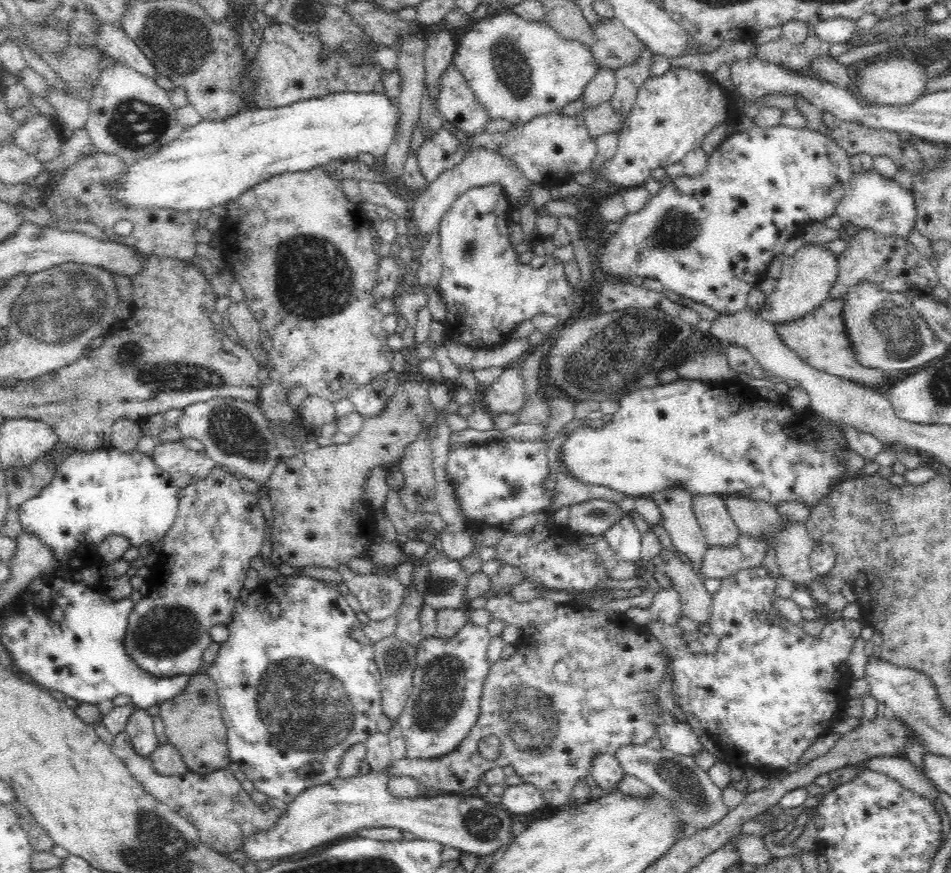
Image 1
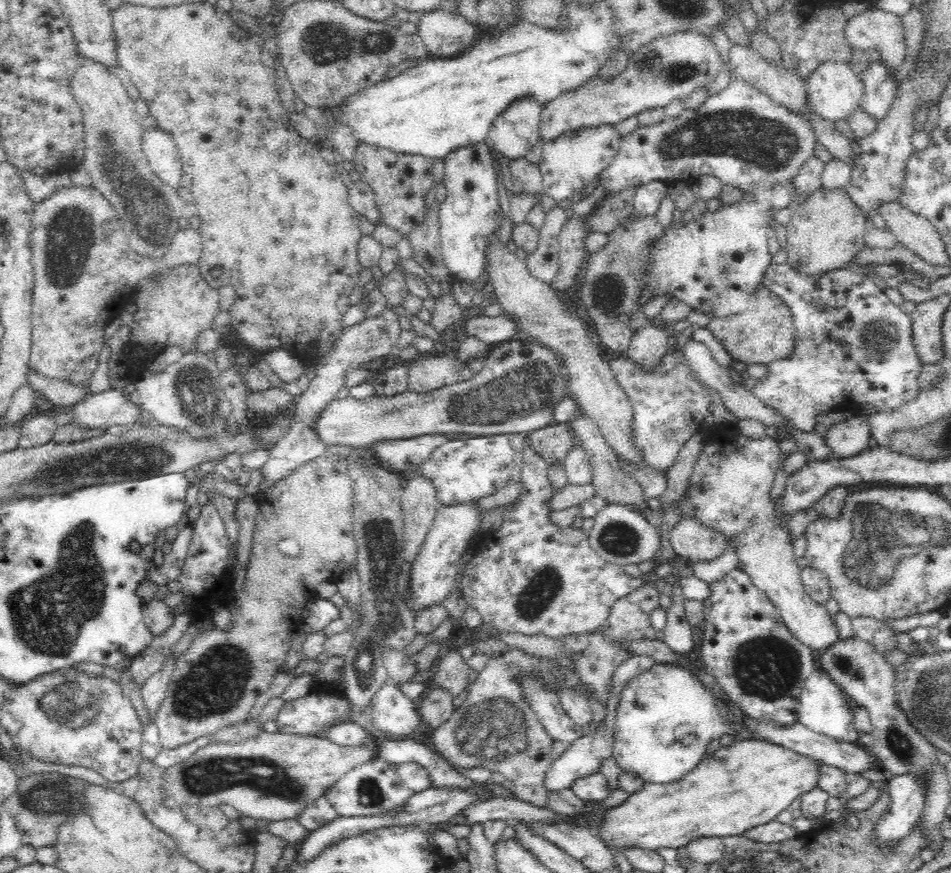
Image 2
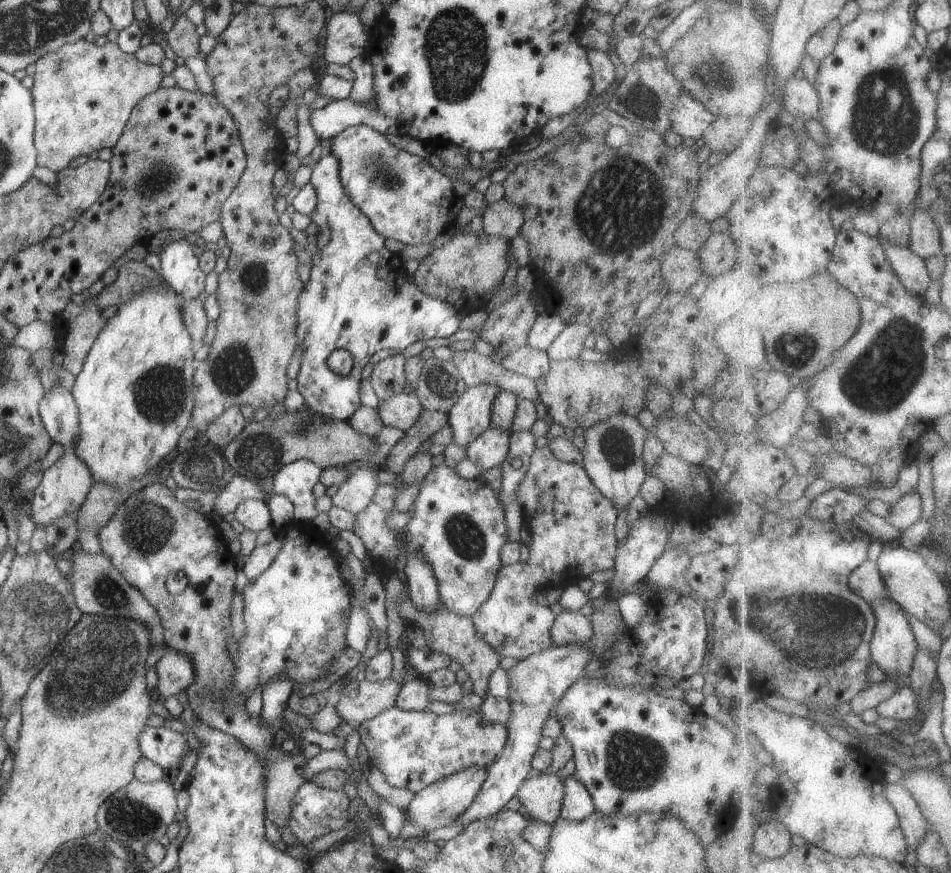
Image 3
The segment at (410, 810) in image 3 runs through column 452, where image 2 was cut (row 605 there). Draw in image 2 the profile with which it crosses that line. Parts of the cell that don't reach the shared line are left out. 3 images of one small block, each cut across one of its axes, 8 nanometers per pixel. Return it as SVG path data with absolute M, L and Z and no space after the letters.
M732 419L715 424L713 427L703 424L700 431L703 435L703 449L694 463L688 488L683 494L679 506L681 515L683 517L695 516L708 528L715 528L720 534L723 534L726 541L730 536L732 536L732 540L736 538L735 547L739 563L735 568L750 575L754 587L770 598L772 605L778 609L781 620L799 642L810 646L817 654L824 652L826 648L830 648L832 644L838 642L838 628L834 618L830 617L825 604L818 604L806 595L801 576L802 562L794 554L789 524L782 519L780 511L776 509L776 499L770 497L774 476L779 467L778 455L781 448L778 441L775 437L770 436L752 439L752 437L742 435L736 421Z

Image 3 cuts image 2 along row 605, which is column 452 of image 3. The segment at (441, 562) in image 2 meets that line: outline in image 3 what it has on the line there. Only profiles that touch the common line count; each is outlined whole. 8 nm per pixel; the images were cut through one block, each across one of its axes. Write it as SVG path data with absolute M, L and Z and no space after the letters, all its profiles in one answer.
M493 385L468 387L450 408L447 424L453 435L454 447L468 447L491 425L491 409L499 392Z

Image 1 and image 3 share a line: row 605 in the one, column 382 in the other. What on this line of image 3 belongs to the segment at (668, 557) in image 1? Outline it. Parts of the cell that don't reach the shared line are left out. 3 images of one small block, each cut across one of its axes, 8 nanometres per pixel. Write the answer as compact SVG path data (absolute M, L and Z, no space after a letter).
M386 675L381 681L354 682L333 700L338 715L357 728L362 722L395 707L403 684Z

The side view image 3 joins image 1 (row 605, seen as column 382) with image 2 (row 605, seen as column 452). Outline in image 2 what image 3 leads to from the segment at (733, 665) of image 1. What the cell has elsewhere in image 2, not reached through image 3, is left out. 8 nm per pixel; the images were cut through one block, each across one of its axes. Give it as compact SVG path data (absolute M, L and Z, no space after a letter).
M732 569L717 582L711 583L709 599L712 608L706 611L708 623L705 637L698 645L701 666L722 685L732 702L749 718L759 722L774 722L783 728L794 726L798 722L797 704L802 688L814 668L818 667L817 653L790 633L770 598L754 587L750 575L741 570Z

